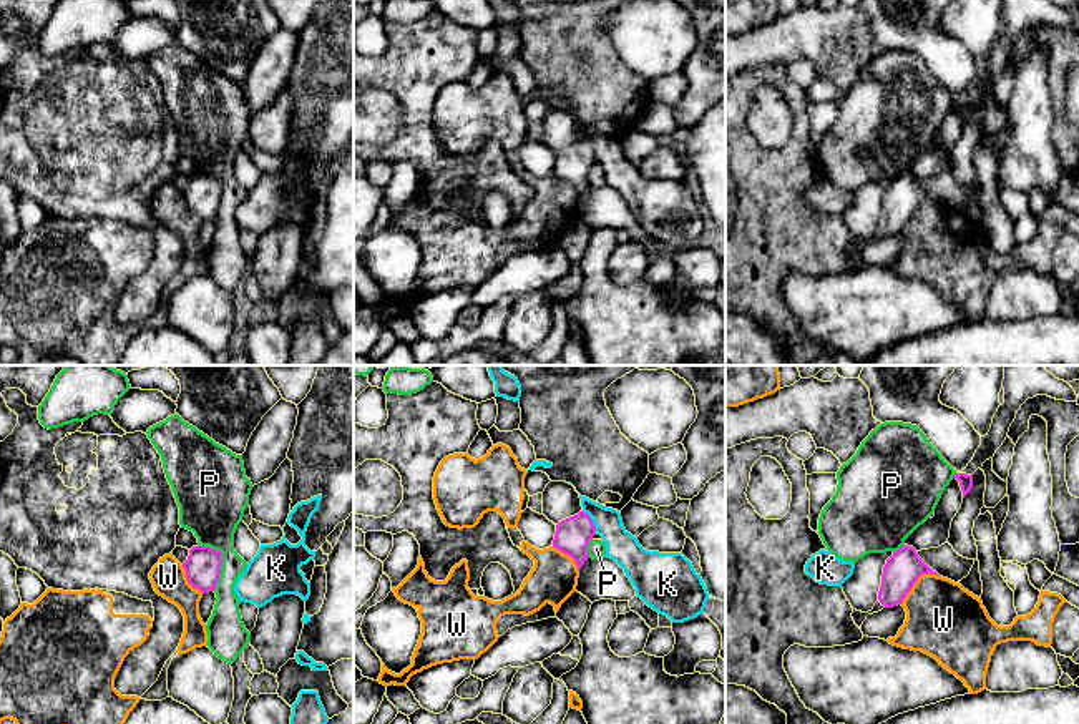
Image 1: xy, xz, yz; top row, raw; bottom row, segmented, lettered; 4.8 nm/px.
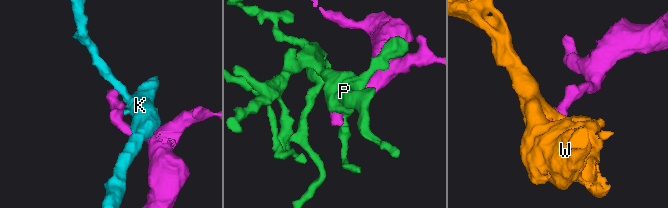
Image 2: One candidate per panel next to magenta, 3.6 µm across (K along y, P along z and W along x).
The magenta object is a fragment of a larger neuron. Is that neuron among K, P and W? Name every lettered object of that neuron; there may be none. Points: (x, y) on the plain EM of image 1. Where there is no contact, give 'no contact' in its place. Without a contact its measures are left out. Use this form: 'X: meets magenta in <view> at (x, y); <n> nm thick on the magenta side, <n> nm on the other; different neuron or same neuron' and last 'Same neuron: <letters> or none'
K: meets magenta in xz at (591, 150); 170 nm thick on the magenta side, 150 nm on the other; different neuron
P: meets magenta in xy at (221, 188); 180 nm thick on the magenta side, 280 nm on the other; different neuron
W: meets magenta in yz at (917, 208); 170 nm thick on the magenta side, 360 nm on the other; different neuron
Same neuron: none

